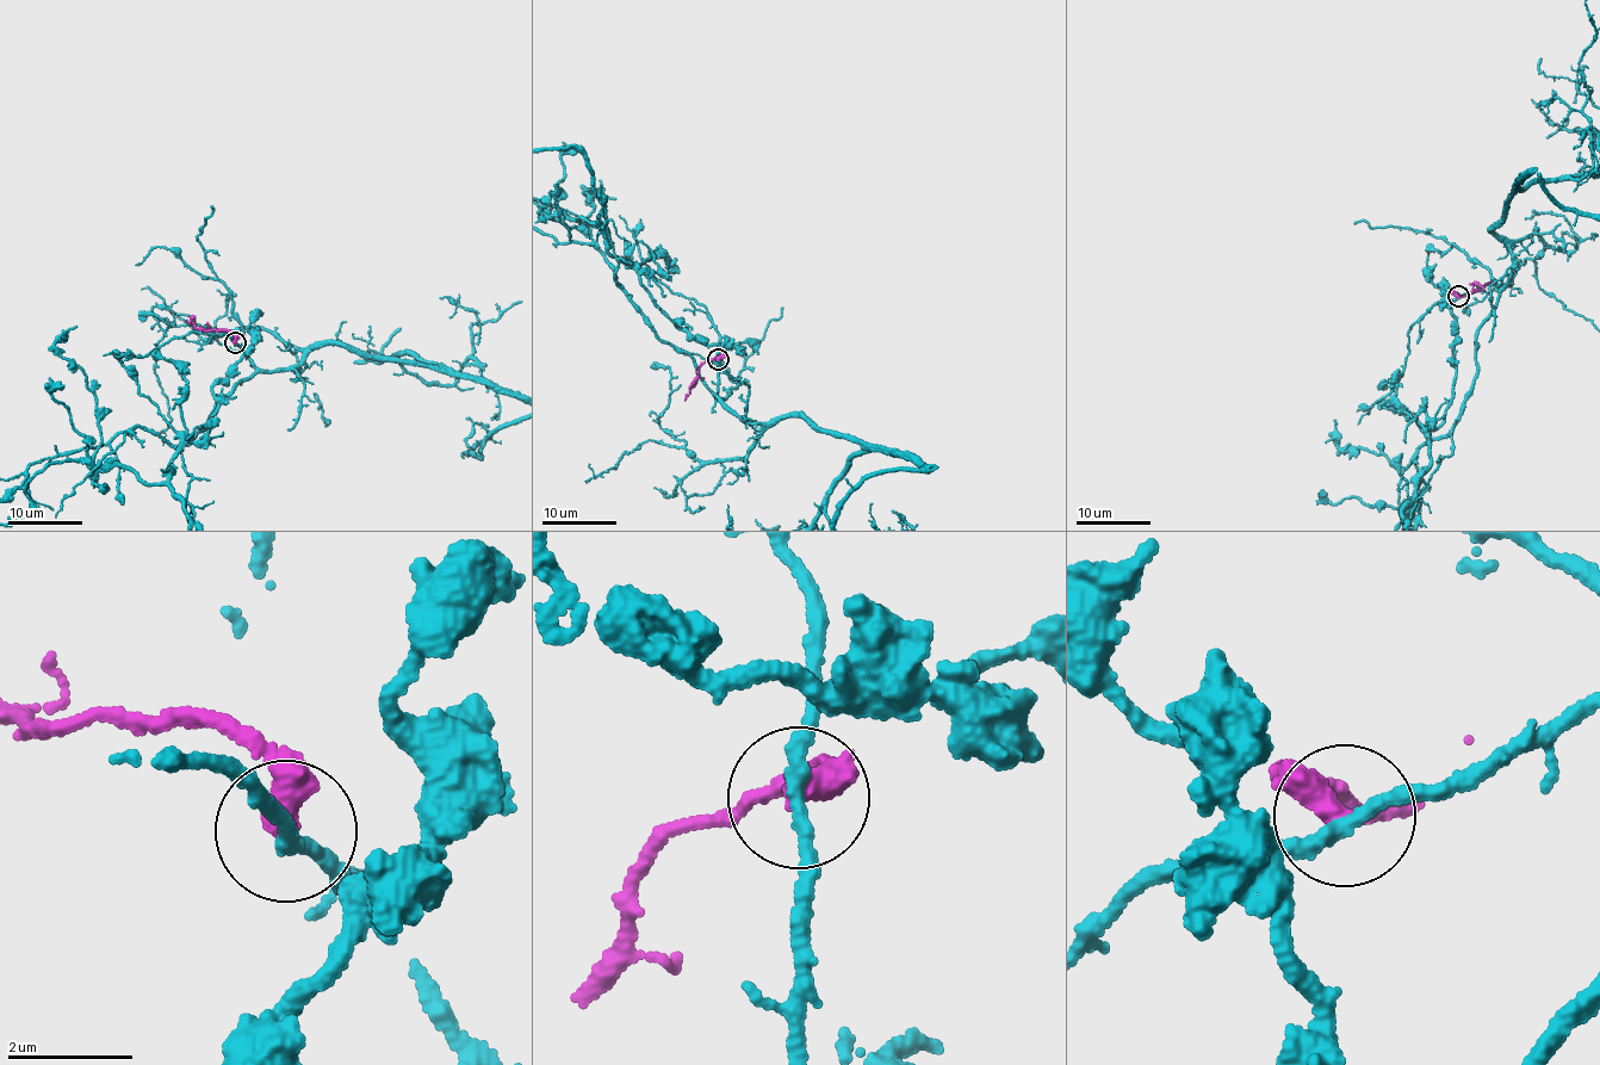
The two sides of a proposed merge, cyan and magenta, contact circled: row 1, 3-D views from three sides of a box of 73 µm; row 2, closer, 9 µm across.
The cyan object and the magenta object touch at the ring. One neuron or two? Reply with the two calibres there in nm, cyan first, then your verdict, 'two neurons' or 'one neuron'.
240/480 nm | two neurons

